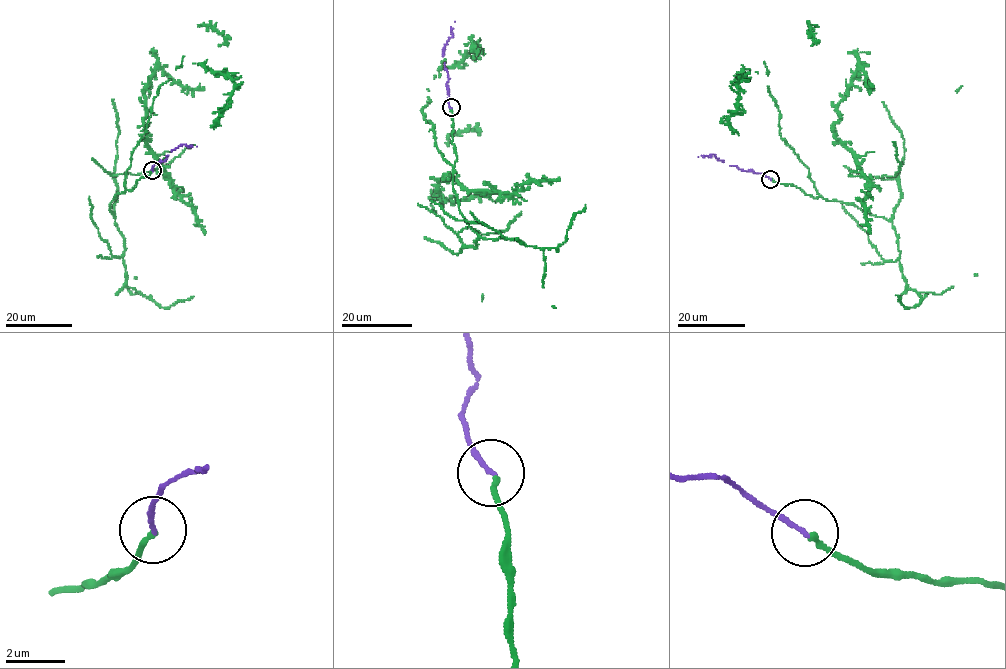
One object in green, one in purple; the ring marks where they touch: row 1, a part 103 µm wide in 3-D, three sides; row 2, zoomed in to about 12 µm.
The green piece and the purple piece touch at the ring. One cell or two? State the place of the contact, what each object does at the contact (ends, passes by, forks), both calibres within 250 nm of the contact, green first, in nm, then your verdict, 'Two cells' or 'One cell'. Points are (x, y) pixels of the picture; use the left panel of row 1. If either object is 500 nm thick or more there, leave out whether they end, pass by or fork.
Place: (152, 170). At the ring green ends. At the ring purple ends. Thickness 180 nm (green) against 160 nm. One cell

